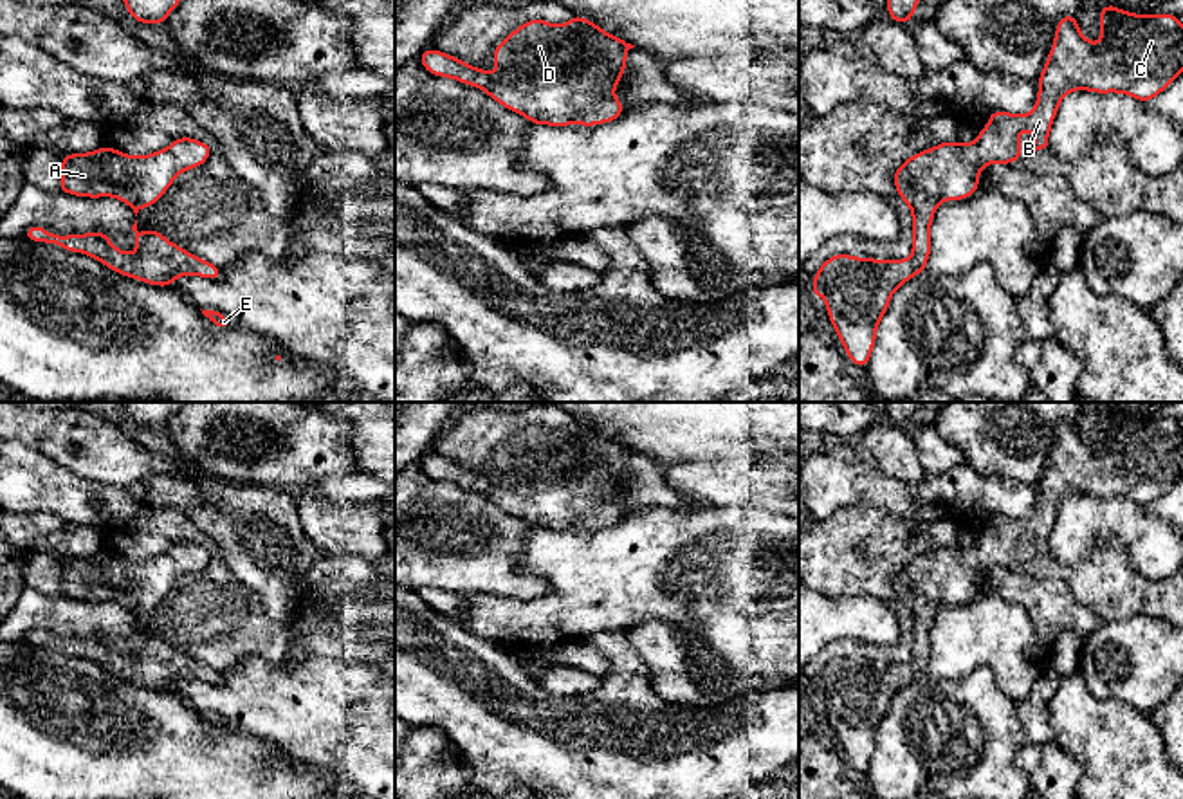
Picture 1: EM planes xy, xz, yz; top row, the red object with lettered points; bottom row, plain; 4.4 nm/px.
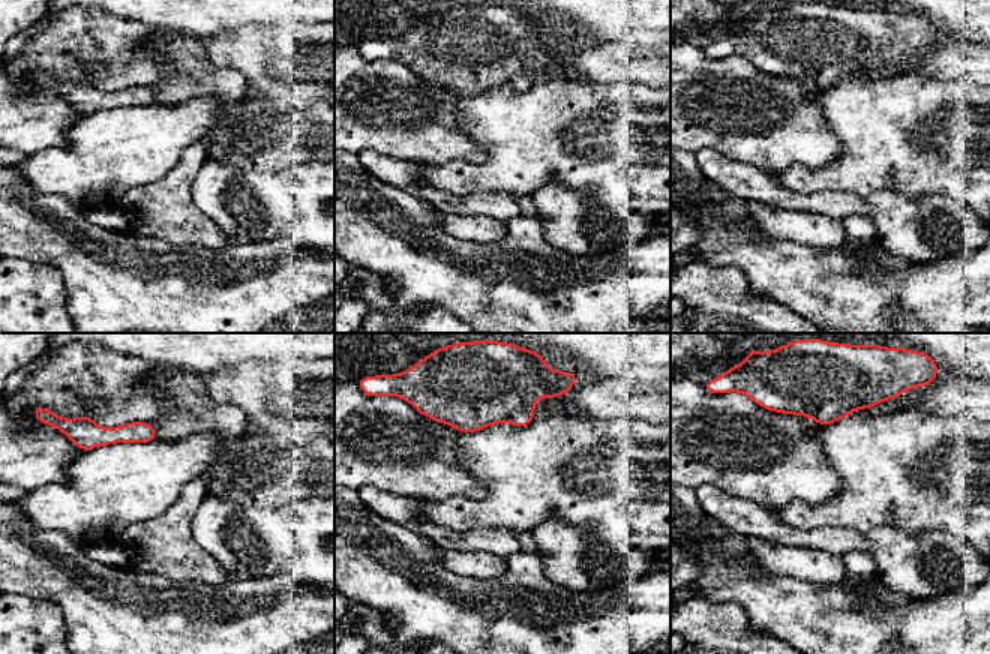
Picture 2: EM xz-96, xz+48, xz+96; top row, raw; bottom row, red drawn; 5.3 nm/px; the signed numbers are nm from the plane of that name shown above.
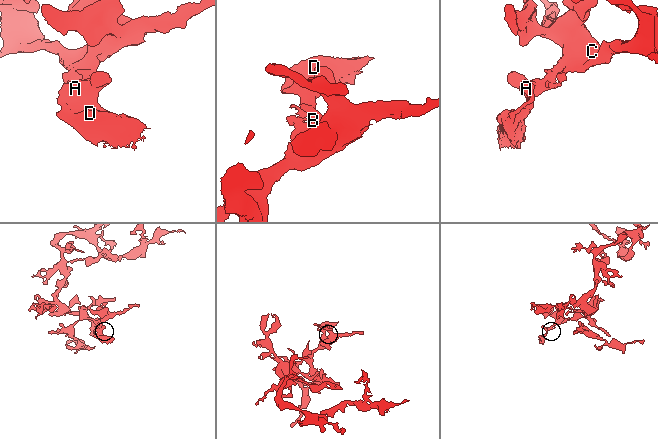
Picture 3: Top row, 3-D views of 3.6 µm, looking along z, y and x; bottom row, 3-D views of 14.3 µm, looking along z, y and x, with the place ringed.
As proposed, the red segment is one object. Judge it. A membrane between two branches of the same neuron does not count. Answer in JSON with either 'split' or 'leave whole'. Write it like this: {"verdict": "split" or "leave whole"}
{"verdict": "leave whole"}

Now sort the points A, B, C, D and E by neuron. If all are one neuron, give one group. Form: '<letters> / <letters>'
A B C D E

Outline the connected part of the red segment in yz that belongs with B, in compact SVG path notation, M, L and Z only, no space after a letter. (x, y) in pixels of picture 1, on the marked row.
M1104 4L1100 27L1100 45L1095 47L1082 36L1077 14L1060 16L1030 114L992 110L988 124L974 142L936 144L894 170L894 188L912 209L909 260L833 254L815 272L812 294L826 298L830 321L853 364L867 368L876 326L893 292L925 271L931 256L931 222L940 202L965 200L979 191L981 168L992 162L1015 164L1021 159L1017 137L1024 128L1035 133L1028 152L1046 148L1066 94L1078 88L1096 94L1120 92L1149 103L1183 72L1183 25L1176 14L1133 14Z

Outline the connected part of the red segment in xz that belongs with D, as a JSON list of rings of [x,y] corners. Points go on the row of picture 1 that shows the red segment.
[[[573,14],[561,25],[537,18],[512,31],[492,51],[498,76],[433,49],[418,60],[429,74],[480,87],[532,124],[595,126],[624,114],[624,103],[610,92],[620,83],[633,47]]]

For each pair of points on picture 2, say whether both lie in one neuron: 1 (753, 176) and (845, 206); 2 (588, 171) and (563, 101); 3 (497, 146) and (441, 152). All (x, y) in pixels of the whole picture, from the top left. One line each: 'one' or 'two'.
1: one
2: one
3: two

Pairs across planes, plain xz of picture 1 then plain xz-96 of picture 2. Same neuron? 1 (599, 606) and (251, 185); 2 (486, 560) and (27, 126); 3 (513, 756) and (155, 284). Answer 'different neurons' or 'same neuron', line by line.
1: different neurons
2: same neuron
3: same neuron

